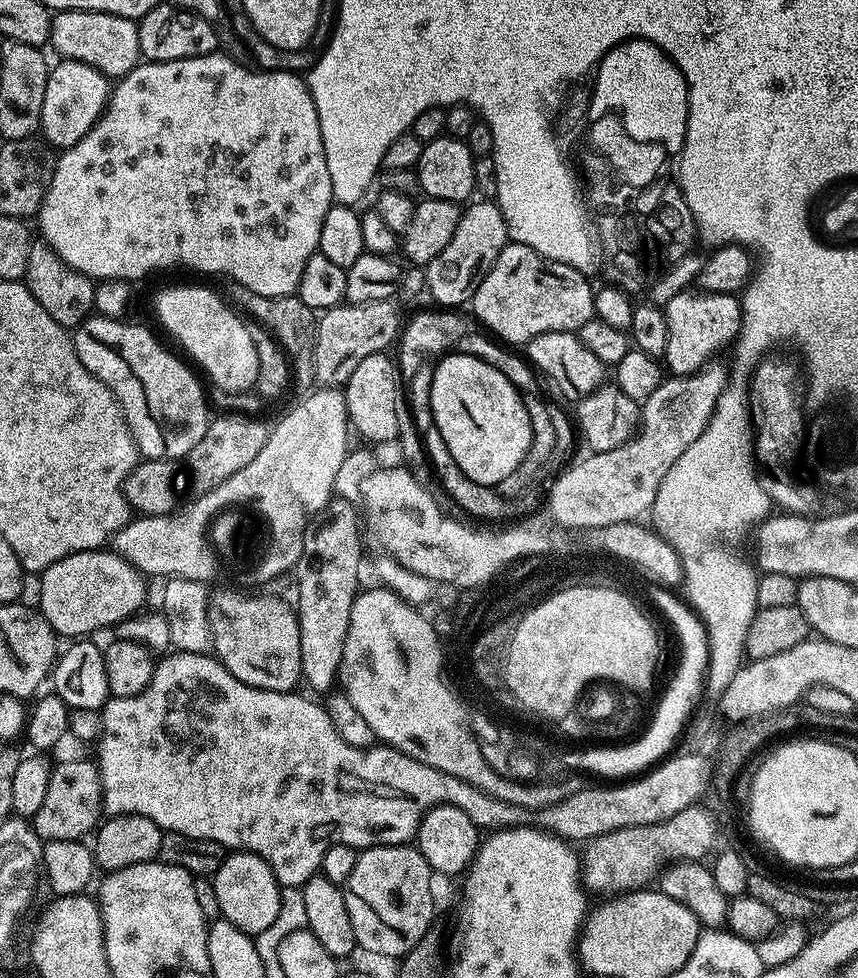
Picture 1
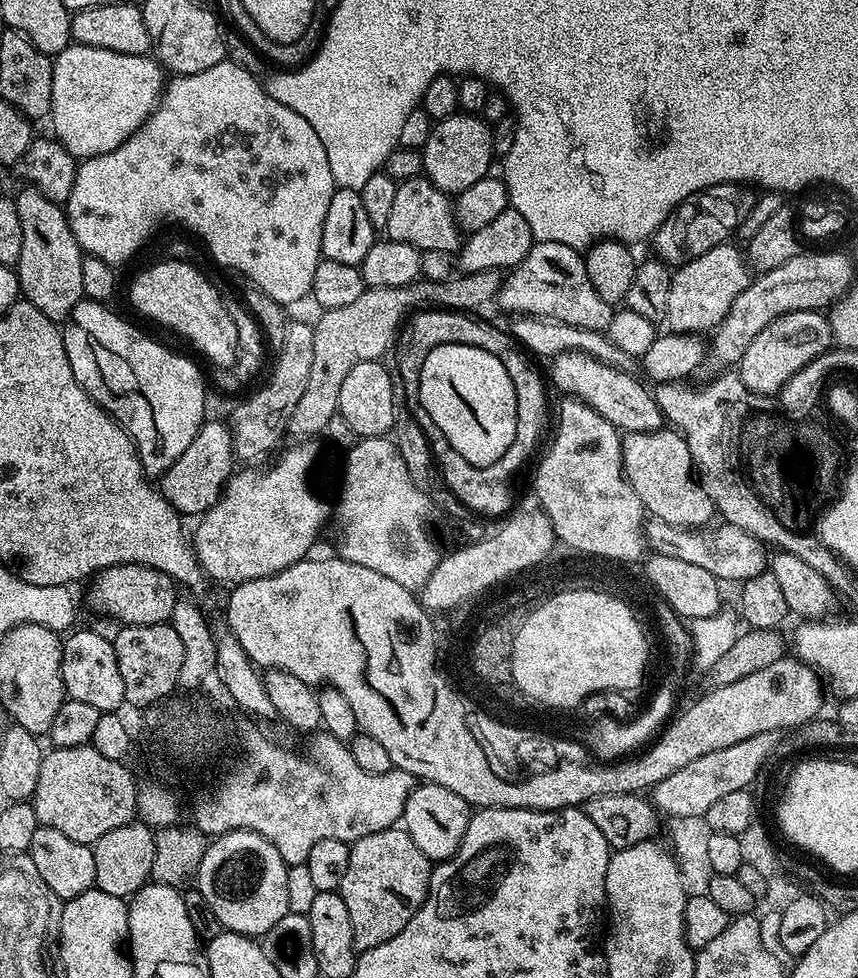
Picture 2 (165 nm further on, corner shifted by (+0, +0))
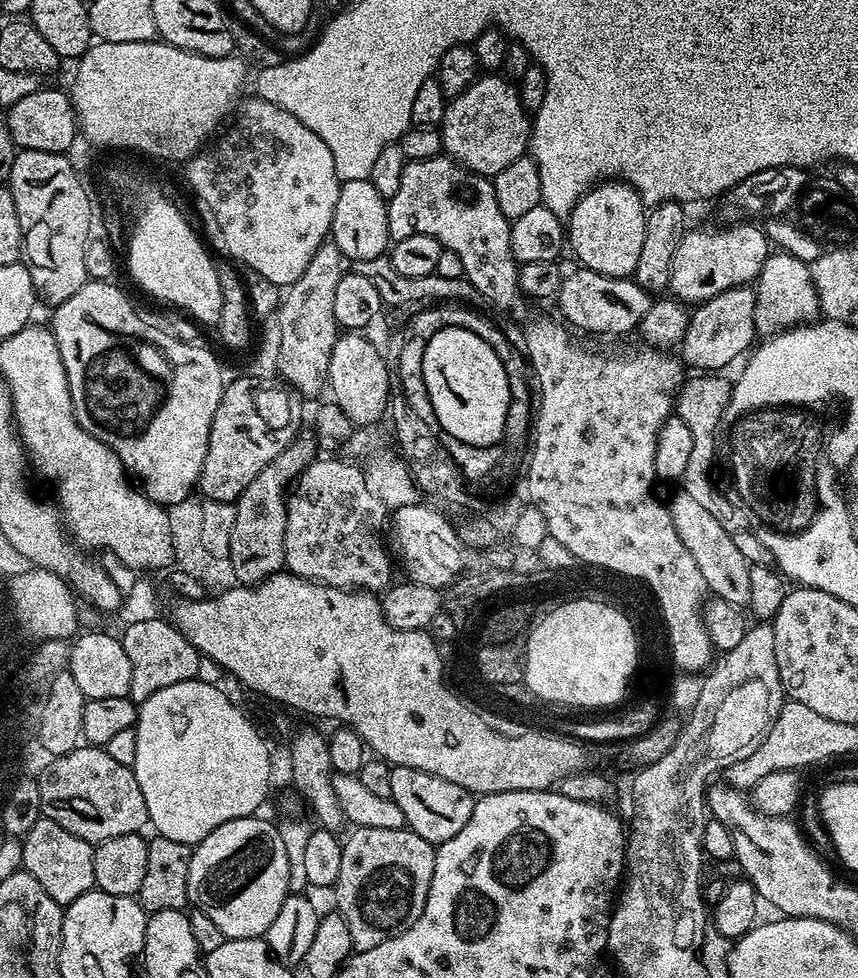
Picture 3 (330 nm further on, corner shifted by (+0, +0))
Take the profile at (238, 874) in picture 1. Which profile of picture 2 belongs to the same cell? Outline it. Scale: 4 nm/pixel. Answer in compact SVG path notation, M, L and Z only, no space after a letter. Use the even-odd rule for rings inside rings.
M223 832L209 843L194 884L210 902L221 929L262 938L288 910L286 886L290 865L266 838L253 832Z

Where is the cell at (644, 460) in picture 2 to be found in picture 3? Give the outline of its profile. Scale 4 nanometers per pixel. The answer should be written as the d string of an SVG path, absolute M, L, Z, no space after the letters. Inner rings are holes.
M682 490L677 491L677 496L670 500L670 511L674 530L678 530L682 546L690 550L690 558L698 562L698 570L702 570L708 592L715 599L725 600L736 608L743 609L750 602L749 562L742 558L741 552L734 546L732 533L722 530L722 526L718 526L718 520L711 517L699 502L694 502L694 498L690 498L690 494Z

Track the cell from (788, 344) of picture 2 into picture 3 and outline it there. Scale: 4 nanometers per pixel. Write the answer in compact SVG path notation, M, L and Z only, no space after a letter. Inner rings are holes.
M776 250L769 255L754 281L754 291L754 326L757 333L787 332L790 328L811 324L821 315L820 299L812 280L811 267L785 252Z

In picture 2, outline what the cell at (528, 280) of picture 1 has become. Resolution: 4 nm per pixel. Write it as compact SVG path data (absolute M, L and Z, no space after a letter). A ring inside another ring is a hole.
M562 242L533 243L530 254L526 254L519 266L503 277L499 304L504 312L521 316L543 316L595 332L607 329L614 311L613 305L602 302L594 286L590 286L583 255Z

